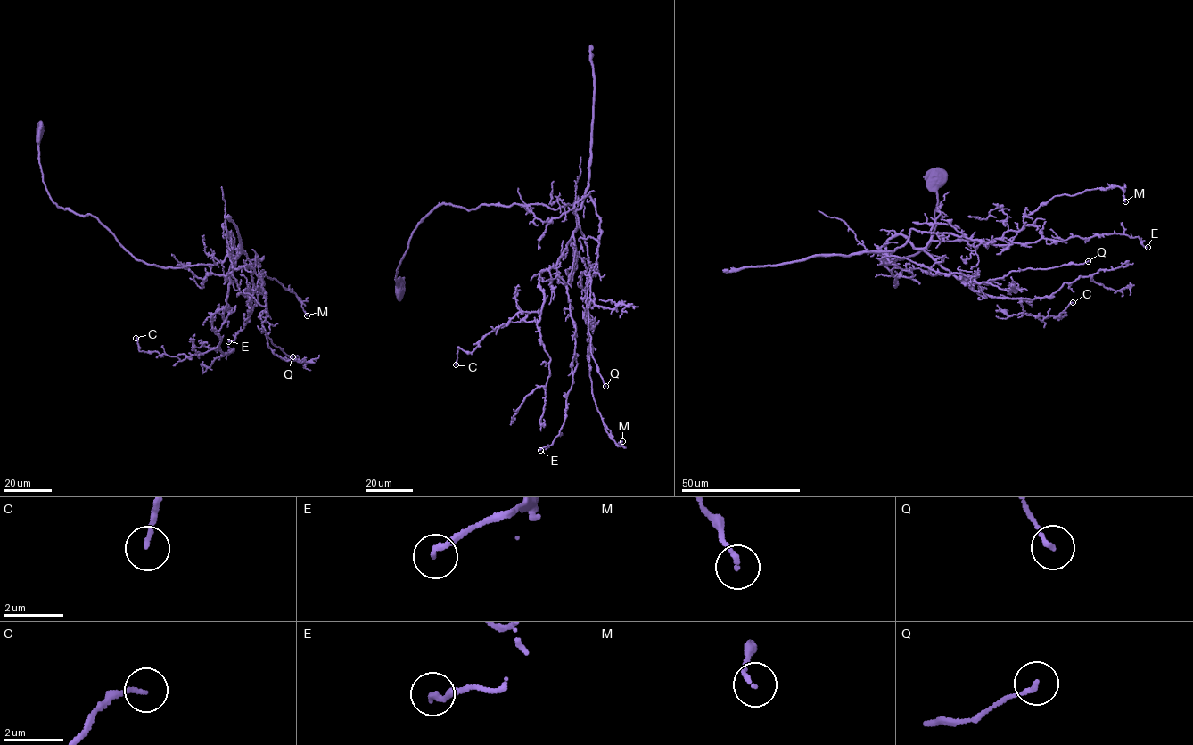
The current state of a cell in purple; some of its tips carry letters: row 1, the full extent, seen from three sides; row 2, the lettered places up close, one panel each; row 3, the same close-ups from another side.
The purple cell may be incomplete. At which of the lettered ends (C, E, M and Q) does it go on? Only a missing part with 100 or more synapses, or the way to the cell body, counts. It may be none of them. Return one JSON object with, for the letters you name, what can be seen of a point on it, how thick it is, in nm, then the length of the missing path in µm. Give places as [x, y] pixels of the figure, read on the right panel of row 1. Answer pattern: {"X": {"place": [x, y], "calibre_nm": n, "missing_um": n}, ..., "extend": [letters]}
{"extend": []}

